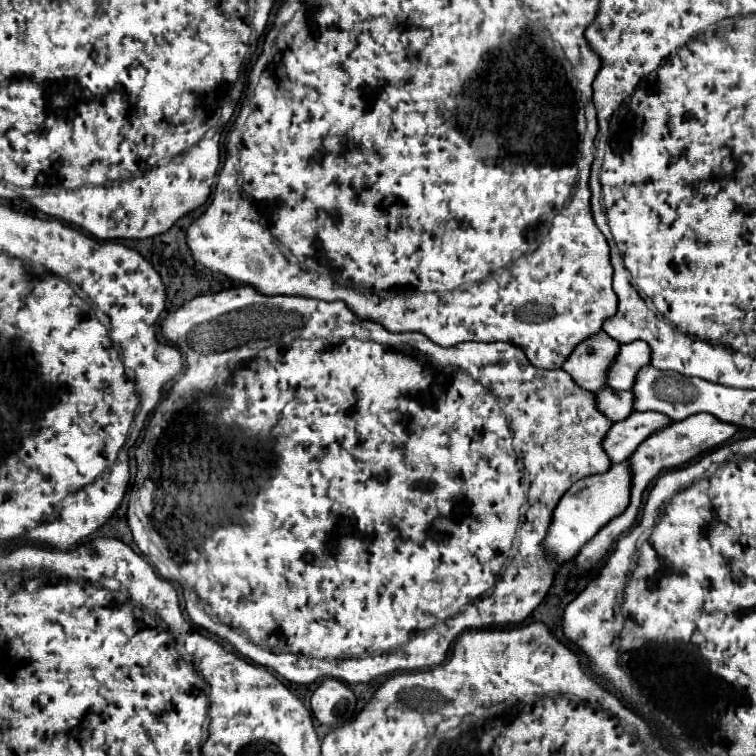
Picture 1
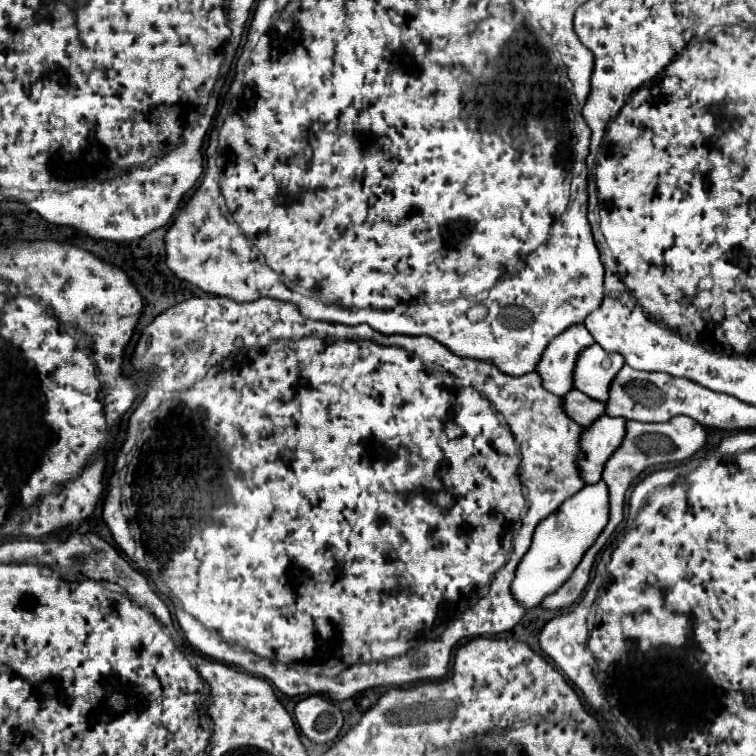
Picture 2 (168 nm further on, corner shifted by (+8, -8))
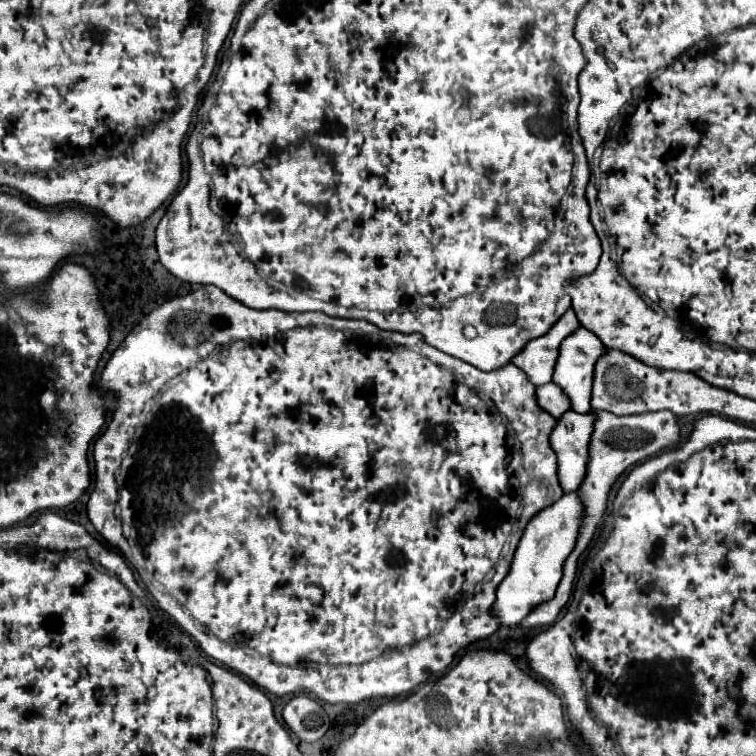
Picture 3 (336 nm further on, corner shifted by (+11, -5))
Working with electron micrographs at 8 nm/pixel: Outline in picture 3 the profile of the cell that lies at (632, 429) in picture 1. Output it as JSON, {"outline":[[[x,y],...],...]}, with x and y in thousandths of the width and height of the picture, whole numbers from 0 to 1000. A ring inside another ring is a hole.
{"outline":[[[750,542],[726,577],[729,593],[737,601],[737,630],[747,653],[761,651],[774,632],[776,593],[784,571],[782,548],[763,548]]]}

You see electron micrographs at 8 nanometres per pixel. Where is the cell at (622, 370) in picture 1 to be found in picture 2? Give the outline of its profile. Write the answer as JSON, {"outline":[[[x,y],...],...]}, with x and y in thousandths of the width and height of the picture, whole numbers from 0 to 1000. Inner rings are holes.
{"outline":[[[780,456],[767,467],[759,488],[759,512],[788,530],[804,530],[810,501],[825,483],[820,467],[804,467],[794,456]]]}

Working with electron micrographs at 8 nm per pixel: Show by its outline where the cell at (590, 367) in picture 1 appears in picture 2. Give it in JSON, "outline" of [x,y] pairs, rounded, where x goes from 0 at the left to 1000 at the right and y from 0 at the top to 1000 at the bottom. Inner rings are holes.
{"outline":[[[759,430],[749,435],[714,475],[714,488],[709,488],[720,504],[720,512],[738,525],[746,525],[759,515],[759,485],[767,464],[786,454],[780,438],[772,430]]]}

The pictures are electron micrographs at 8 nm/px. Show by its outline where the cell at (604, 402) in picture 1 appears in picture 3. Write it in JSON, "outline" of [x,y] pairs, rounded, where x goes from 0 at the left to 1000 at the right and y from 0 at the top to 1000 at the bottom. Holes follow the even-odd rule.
{"outline":[[[731,505],[710,511],[708,524],[710,524],[710,534],[731,553],[739,553],[745,545],[753,542],[753,529],[742,521],[742,513],[737,513]]]}

